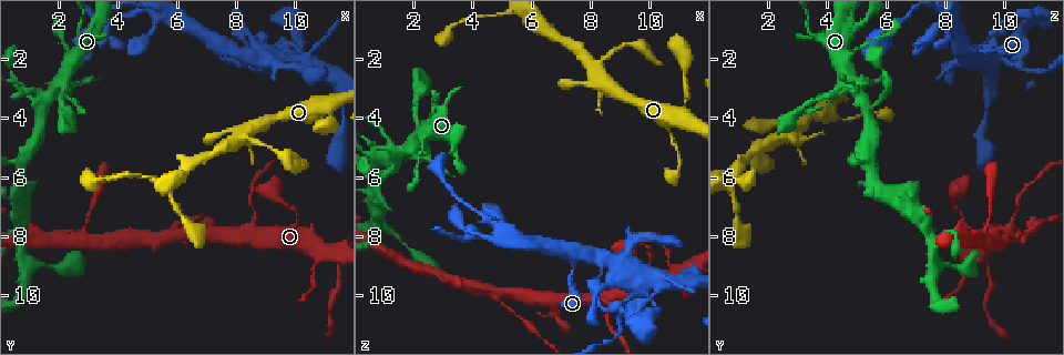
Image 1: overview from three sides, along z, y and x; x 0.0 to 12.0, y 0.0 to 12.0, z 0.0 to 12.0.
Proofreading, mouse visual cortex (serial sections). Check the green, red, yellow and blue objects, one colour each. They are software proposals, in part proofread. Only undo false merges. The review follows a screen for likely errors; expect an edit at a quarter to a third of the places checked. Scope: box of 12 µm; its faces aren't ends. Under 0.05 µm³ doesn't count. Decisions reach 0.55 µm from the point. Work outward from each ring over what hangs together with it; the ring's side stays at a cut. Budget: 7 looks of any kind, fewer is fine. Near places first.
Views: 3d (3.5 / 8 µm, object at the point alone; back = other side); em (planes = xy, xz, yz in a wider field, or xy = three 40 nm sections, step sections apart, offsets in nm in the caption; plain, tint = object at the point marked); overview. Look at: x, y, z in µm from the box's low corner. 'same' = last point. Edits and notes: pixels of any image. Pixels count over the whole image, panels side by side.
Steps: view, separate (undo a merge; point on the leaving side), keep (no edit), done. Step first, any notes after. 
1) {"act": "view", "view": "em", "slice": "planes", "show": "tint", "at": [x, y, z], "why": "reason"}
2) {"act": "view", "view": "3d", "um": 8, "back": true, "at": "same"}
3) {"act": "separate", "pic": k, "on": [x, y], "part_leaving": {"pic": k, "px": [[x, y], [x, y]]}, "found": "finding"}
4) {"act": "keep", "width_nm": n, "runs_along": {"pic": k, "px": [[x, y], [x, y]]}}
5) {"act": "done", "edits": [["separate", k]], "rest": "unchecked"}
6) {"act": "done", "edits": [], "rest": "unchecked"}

{"act": "view", "view": "3d", "um": 3.5, "at": [9.2, 2.1, 10.2], "why": "sudden change in width"}

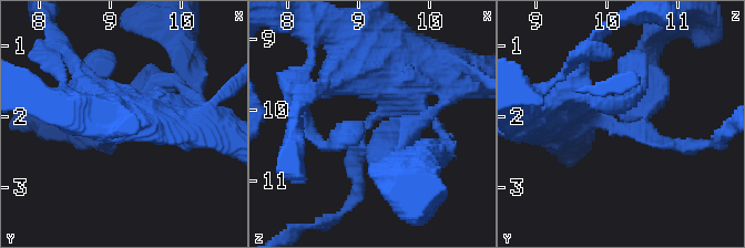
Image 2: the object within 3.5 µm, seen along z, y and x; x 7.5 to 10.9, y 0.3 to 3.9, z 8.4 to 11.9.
{"act": "view", "view": "em", "slice": "planes", "show": "tint", "at": [9.15, 2.15, 10.20], "arm_widths_nm": [150, 500]}

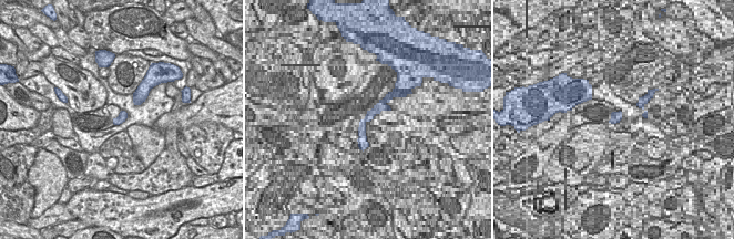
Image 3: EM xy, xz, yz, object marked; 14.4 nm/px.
{"act": "keep", "runs_along": {"pic": 2, "px": [[409, 62], [361, 131], [358, 190]]}, "found": "continuous, no second cell"}

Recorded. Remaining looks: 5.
{"act": "view", "view": "3d", "um": 3.5, "at": [8.7, 7.1, 10.5], "why": "thin neck"}

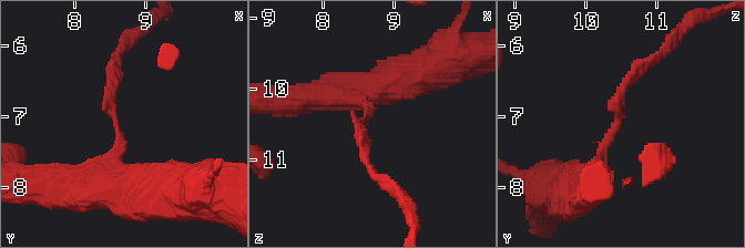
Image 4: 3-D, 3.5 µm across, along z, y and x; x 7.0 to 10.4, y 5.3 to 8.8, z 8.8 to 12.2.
{"act": "view", "view": "em", "slice": "xy", "step": 2, "show": "tint", "at": [8.60, 7.05, 10.40], "arm_widths_nm": [150, 300], "why": "need the tissue"}

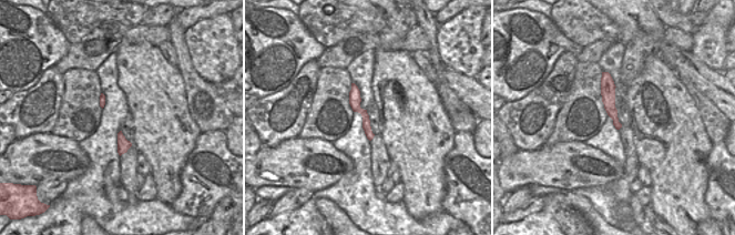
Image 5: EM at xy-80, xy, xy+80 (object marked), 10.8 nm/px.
{"act": "keep", "width_nm": 120, "runs_along": {"pic": 5, "px": [[604, 74], [609, 105], [618, 125]]}, "found": "all the same cell"}

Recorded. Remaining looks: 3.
{"act": "view", "view": "3d", "um": 3.5, "at": [4.9, 8.2, 9.9], "why": "a fork"}

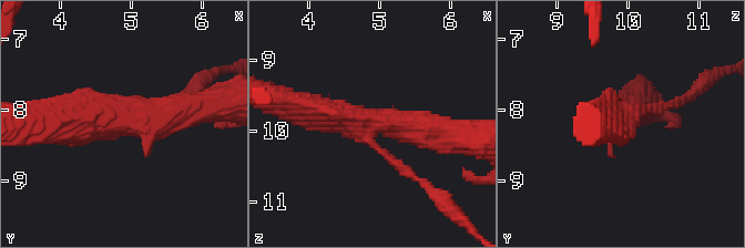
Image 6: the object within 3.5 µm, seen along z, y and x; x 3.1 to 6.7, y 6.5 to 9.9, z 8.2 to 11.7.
{"act": "view", "view": "em", "slice": "xy", "step": 5, "show": "tint", "at": [4.85, 8.15, 9.85]}

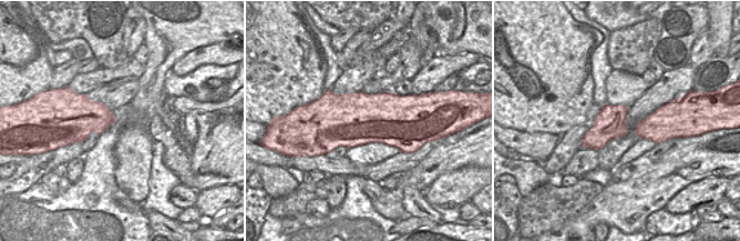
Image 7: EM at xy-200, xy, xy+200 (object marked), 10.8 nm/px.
{"act": "keep", "runs_along": {"pic": 6, "px": [[438, 132], [295, 106]]}, "found": "one cell here"}

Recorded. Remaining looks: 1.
{"act": "done", "edits": [], "rest": "unchecked"}

